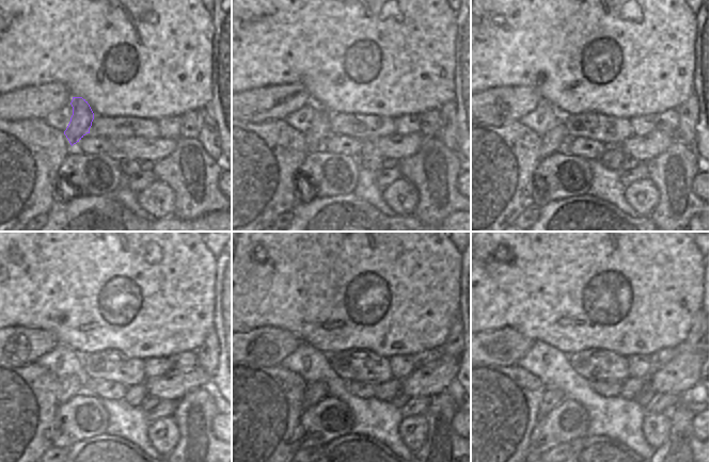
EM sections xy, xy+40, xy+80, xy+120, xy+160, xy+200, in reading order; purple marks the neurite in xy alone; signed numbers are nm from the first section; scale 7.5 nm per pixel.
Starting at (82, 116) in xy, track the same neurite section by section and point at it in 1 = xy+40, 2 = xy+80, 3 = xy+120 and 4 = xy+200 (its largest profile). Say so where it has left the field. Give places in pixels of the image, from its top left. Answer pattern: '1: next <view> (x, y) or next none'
1: next xy+40 (319, 129)
2: next xy+80 (554, 140)
3: next xy+120 (74, 384)
4: next xy+200 (552, 397)

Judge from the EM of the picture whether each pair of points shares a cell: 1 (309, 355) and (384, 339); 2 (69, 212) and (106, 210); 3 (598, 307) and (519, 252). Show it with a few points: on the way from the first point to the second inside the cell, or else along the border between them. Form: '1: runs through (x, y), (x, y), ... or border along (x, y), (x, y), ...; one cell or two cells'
1: border along (301, 341), (310, 344), (325, 354); two cells
2: runs through (78, 214), (93, 214), (97, 212); one cell
3: runs through (579, 288), (542, 252), (538, 252); one cell

